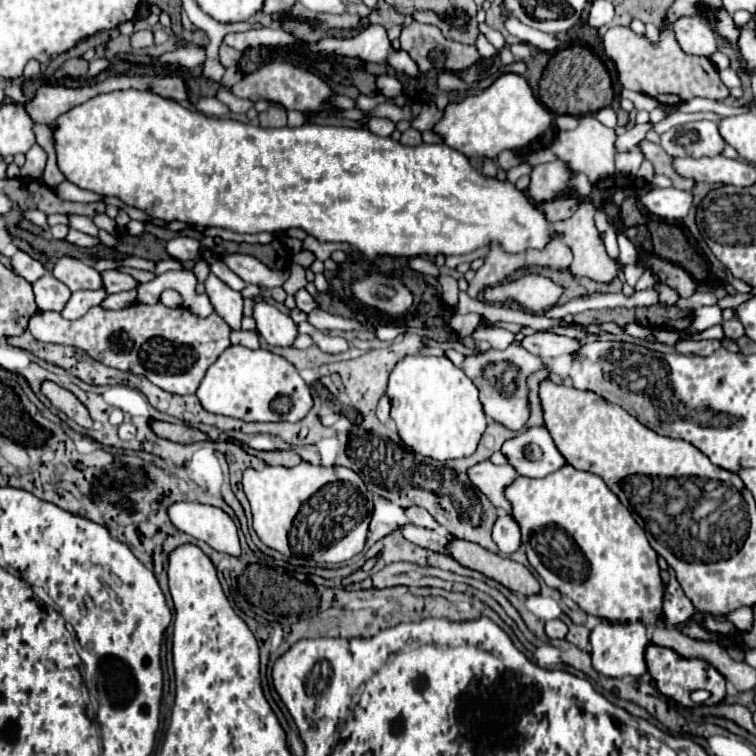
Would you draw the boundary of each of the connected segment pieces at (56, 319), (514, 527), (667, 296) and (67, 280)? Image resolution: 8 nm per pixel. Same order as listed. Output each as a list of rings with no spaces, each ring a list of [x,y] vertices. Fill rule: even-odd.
[[[158,302],[158,304],[154,304],[154,306],[148,306],[148,304],[132,304],[132,306],[122,308],[122,310],[108,310],[108,308],[102,308],[102,306],[92,306],[82,318],[78,318],[78,320],[74,320],[74,322],[64,320],[62,314],[58,314],[58,312],[40,312],[40,314],[34,314],[34,316],[30,318],[28,330],[30,330],[32,336],[36,336],[36,340],[40,340],[40,342],[70,344],[70,346],[82,348],[82,350],[88,352],[94,360],[98,360],[98,362],[102,362],[102,364],[106,364],[106,366],[118,368],[118,370],[128,370],[128,372],[132,372],[132,374],[142,374],[142,376],[146,376],[152,384],[156,384],[156,386],[160,386],[160,388],[164,388],[164,390],[168,390],[168,392],[172,392],[172,394],[194,394],[194,392],[198,390],[198,386],[200,386],[200,382],[202,382],[206,370],[208,370],[208,368],[216,362],[216,358],[230,346],[230,332],[232,332],[230,326],[228,326],[216,312],[210,314],[208,318],[200,318],[200,316],[192,314],[190,310],[186,310],[186,308],[166,308],[162,302]]]
[[[502,514],[496,524],[494,524],[494,532],[492,532],[494,542],[498,544],[502,554],[512,554],[522,546],[522,538],[520,538],[520,524],[514,520],[512,514]]]
[[[660,283],[658,288],[659,304],[664,306],[674,306],[678,301],[679,295],[666,284]]]
[[[70,256],[60,258],[56,262],[52,274],[60,282],[64,282],[72,292],[74,290],[100,290],[100,288],[104,288],[102,274],[96,268],[84,264],[76,258],[70,258]]]

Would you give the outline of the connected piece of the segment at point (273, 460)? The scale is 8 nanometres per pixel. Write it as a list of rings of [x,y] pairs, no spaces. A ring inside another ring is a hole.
[[[278,450],[278,452],[262,452],[262,460],[270,466],[296,466],[302,458],[292,450]]]

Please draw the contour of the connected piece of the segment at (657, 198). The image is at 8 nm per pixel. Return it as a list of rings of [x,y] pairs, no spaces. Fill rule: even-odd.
[[[652,188],[648,194],[642,196],[642,204],[656,216],[676,220],[684,218],[690,212],[694,194],[678,188]]]

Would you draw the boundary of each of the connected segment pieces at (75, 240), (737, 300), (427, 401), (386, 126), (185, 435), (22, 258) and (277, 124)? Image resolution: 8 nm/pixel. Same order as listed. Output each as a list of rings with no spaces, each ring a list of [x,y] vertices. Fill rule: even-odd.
[[[70,228],[70,232],[68,232],[66,240],[68,240],[70,244],[84,246],[84,248],[88,248],[88,246],[94,246],[94,244],[96,244],[96,238],[92,238],[92,236],[84,234],[84,232],[78,232],[78,230],[74,230],[74,228]]]
[[[737,293],[734,296],[726,295],[724,298],[722,298],[718,301],[718,305],[722,309],[726,309],[726,308],[735,309],[740,304],[749,300],[751,297],[753,297],[753,296],[751,294],[748,294],[748,293],[745,293],[745,294]]]
[[[414,354],[402,358],[390,374],[386,394],[392,404],[390,416],[398,426],[398,434],[414,452],[440,462],[466,458],[476,452],[486,430],[486,414],[478,398],[478,388],[446,356]]]
[[[372,118],[364,124],[372,134],[378,134],[378,136],[390,136],[394,132],[394,122],[386,120],[386,118]]]
[[[152,422],[152,430],[166,440],[180,442],[180,444],[190,444],[196,440],[202,440],[200,430],[192,430],[190,426],[184,424],[168,424],[168,422]]]
[[[18,252],[18,254],[12,256],[12,268],[14,268],[14,272],[18,272],[20,276],[24,276],[30,284],[36,282],[38,278],[42,278],[42,276],[46,274],[44,266],[42,266],[38,260],[34,260],[32,256],[28,256],[26,252]]]
[[[270,106],[268,110],[258,114],[258,122],[262,128],[282,128],[286,126],[286,110]]]

